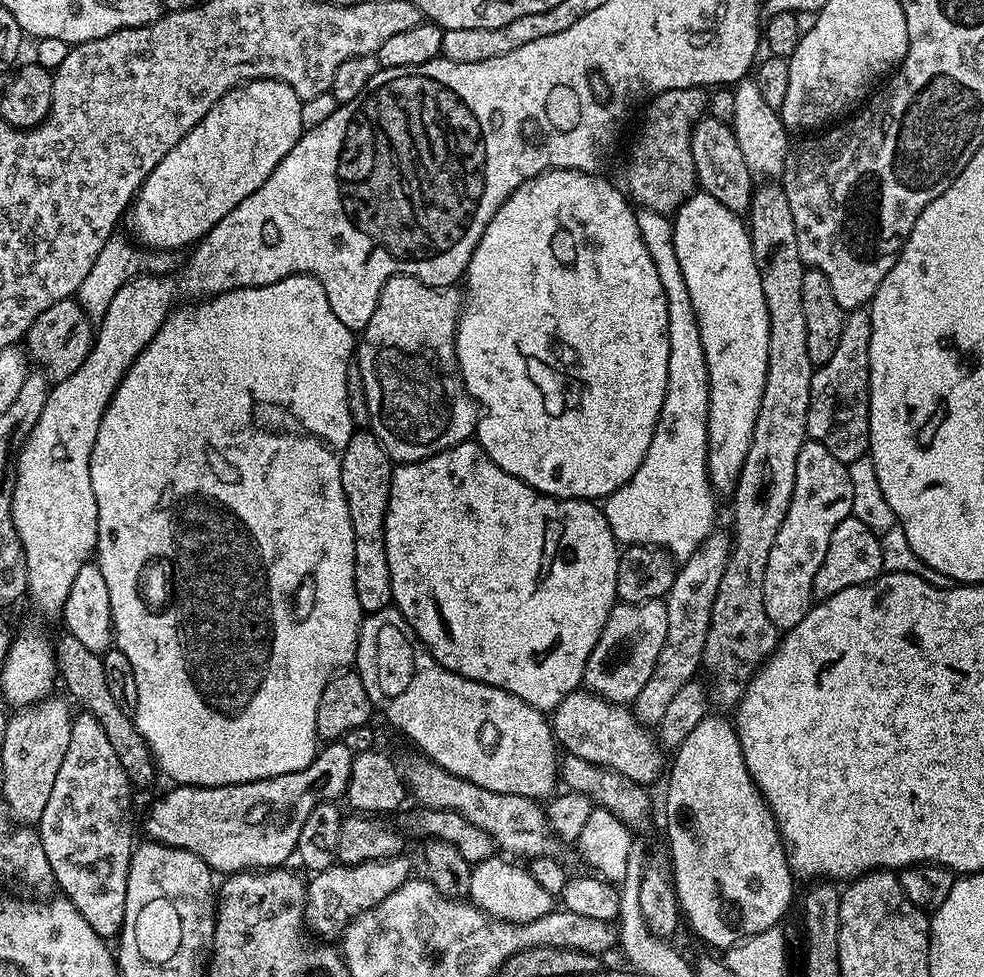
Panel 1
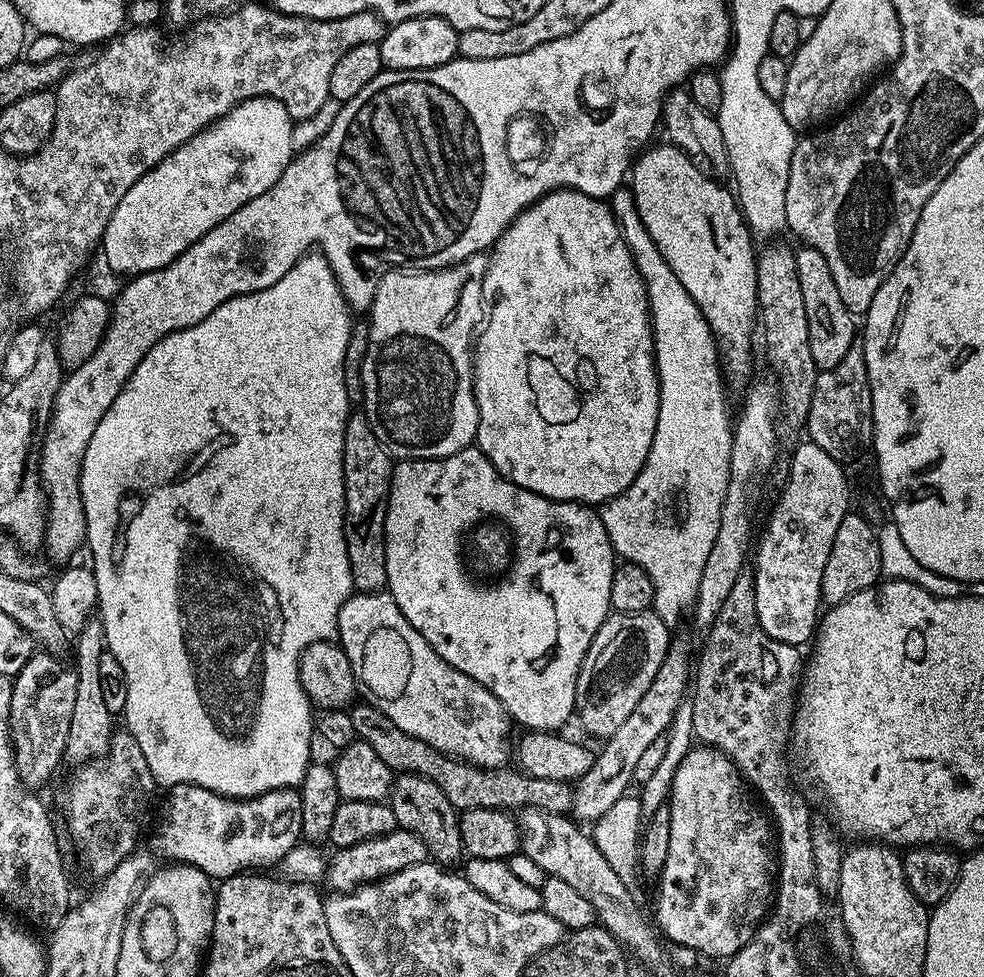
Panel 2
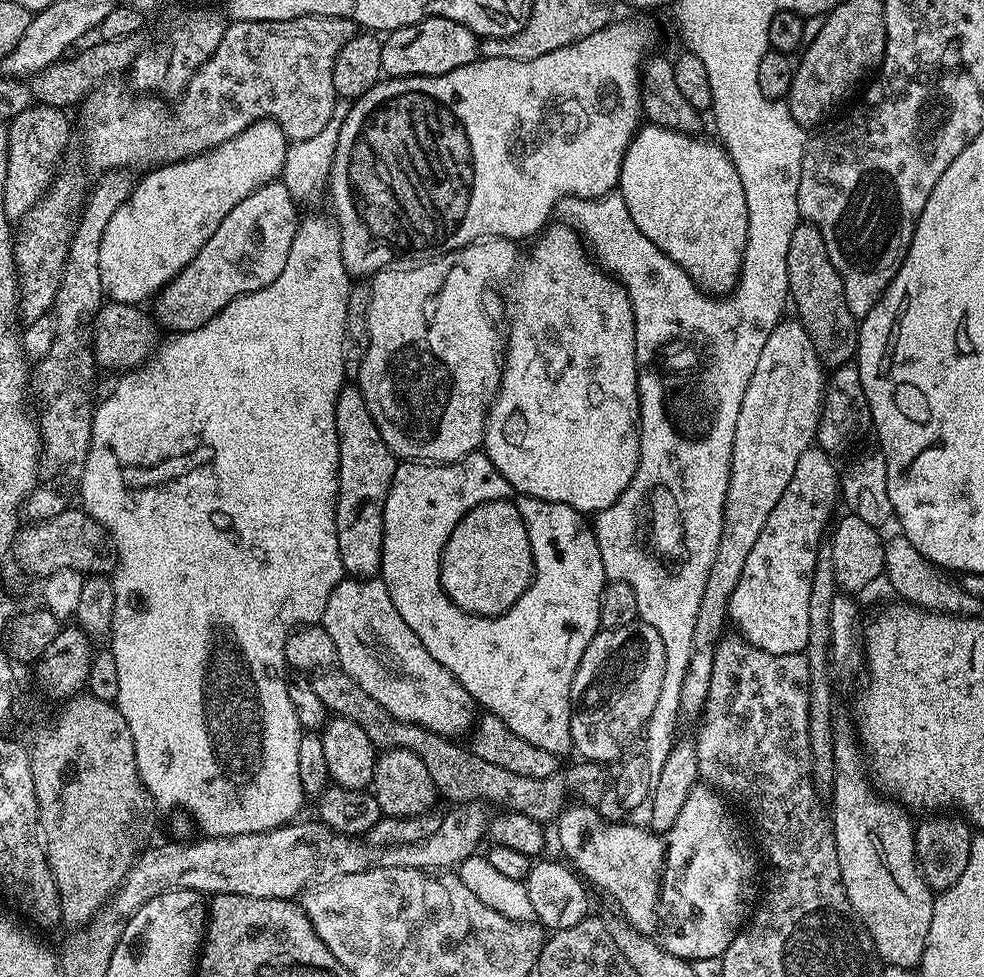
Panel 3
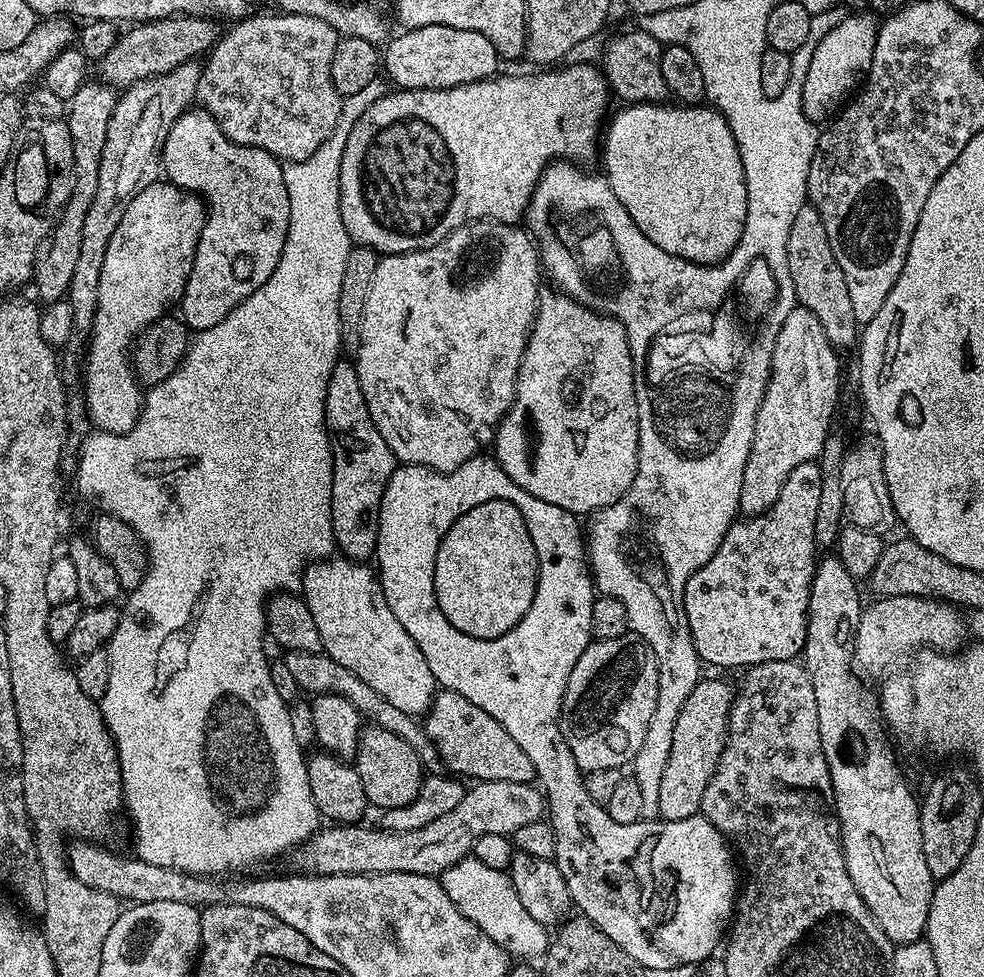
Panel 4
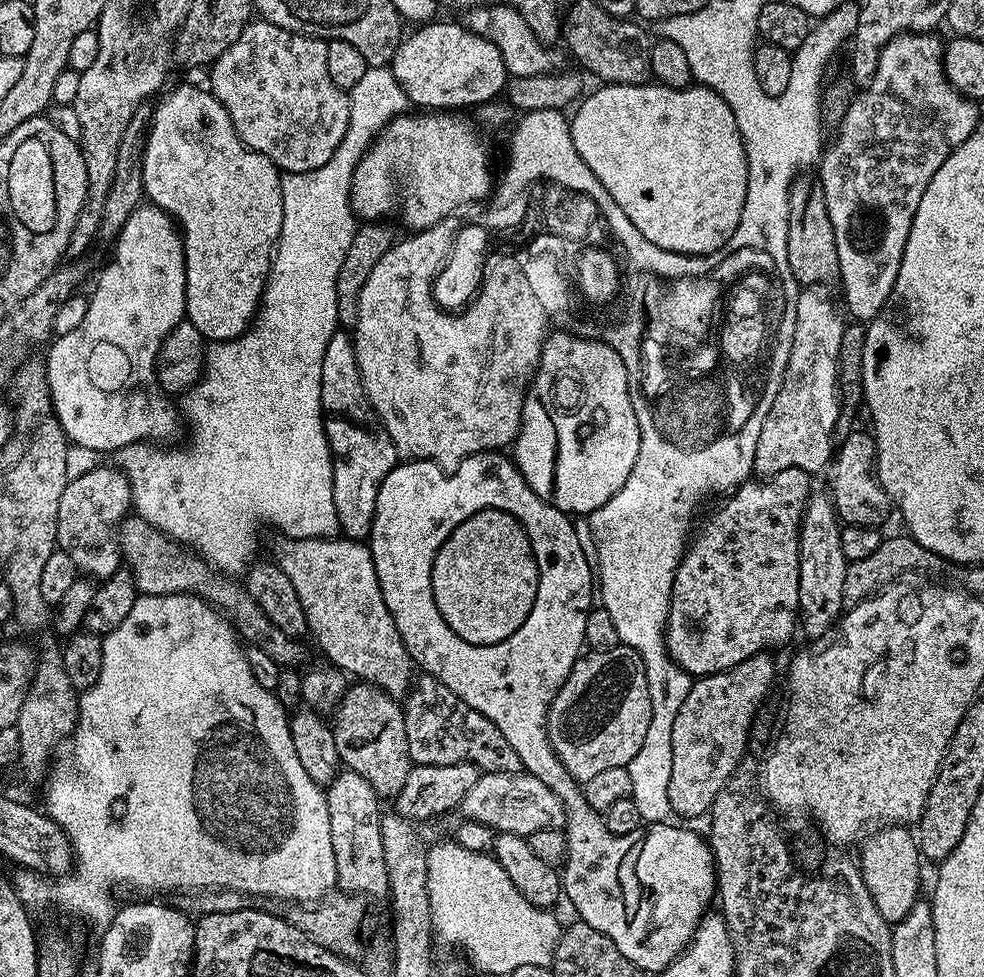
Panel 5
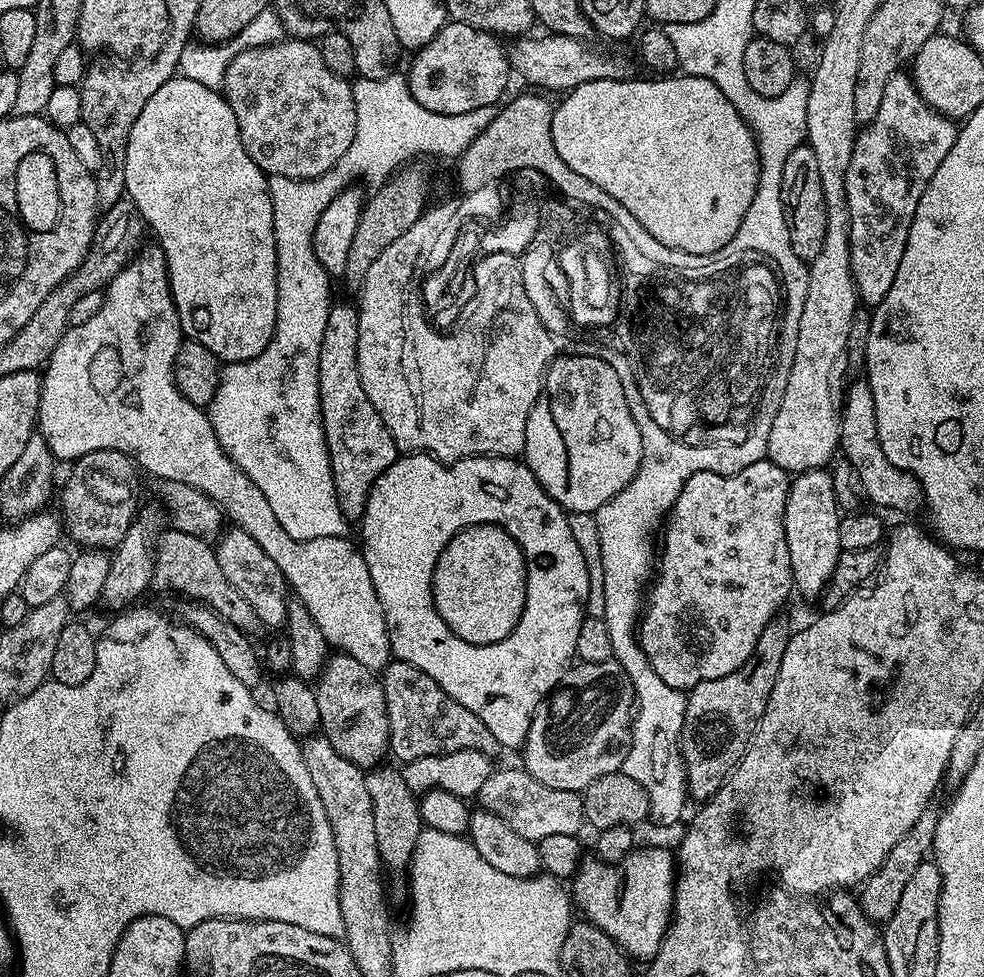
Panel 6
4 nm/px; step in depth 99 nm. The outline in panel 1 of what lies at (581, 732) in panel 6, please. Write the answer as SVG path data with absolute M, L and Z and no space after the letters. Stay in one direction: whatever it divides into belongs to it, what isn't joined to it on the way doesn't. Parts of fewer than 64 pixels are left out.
M651 600L641 604L612 605L606 626L586 662L582 684L612 704L627 705L646 686L647 679L658 662L659 652L666 642L667 620L664 600Z

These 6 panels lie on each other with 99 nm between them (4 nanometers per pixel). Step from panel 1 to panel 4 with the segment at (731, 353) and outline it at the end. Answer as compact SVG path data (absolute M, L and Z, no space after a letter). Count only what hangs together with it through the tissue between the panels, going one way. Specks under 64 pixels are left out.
M672 102L629 103L614 116L607 121L602 136L602 172L634 226L671 256L695 264L725 260L742 238L748 205L742 162L725 116L711 106L677 106Z

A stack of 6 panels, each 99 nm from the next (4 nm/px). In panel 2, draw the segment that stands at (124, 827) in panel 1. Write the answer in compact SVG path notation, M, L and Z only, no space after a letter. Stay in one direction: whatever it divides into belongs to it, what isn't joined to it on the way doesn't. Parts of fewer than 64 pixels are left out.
M98 618L86 621L75 640L74 667L78 694L74 694L74 711L70 717L70 734L66 738L64 760L72 763L72 766L81 766L89 760L101 760L107 754L114 731L114 713L107 709L103 701L102 685L98 678L98 662L102 662L102 654L106 651L103 622Z

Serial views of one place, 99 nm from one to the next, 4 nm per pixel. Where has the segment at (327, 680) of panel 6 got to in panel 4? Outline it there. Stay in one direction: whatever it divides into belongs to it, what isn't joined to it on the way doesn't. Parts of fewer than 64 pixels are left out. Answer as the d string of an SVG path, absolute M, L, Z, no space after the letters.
M375 726L365 727L361 731L354 767L360 775L362 790L369 805L377 810L397 808L414 802L414 798L418 798L426 775L426 769L420 763L420 755L409 744L402 742L398 734L392 734L390 730L382 730Z

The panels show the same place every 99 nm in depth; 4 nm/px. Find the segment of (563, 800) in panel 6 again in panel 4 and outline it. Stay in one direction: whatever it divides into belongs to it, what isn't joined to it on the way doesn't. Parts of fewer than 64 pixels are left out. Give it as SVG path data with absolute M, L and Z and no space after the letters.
M481 780L465 791L462 802L427 826L404 832L379 827L324 826L298 849L297 869L318 876L363 876L370 872L413 872L439 877L459 860L469 859L483 835L511 837L530 822L546 816L546 797L535 783Z

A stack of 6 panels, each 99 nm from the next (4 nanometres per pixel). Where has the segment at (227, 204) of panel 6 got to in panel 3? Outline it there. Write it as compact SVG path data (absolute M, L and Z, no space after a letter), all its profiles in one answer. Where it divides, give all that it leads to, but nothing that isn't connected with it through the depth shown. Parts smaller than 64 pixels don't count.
M282 182L263 184L259 190L242 198L242 202L238 202L238 206L234 206L234 210L230 210L230 214L222 218L222 226L214 230L210 242L206 242L206 246L198 250L195 258L165 288L160 289L154 300L155 319L163 327L165 324L172 334L198 330L239 296L270 286L270 282L274 282L274 278L282 274L286 258L290 254L290 246L296 237L298 220L296 221L296 204L292 200L295 200L294 194Z

